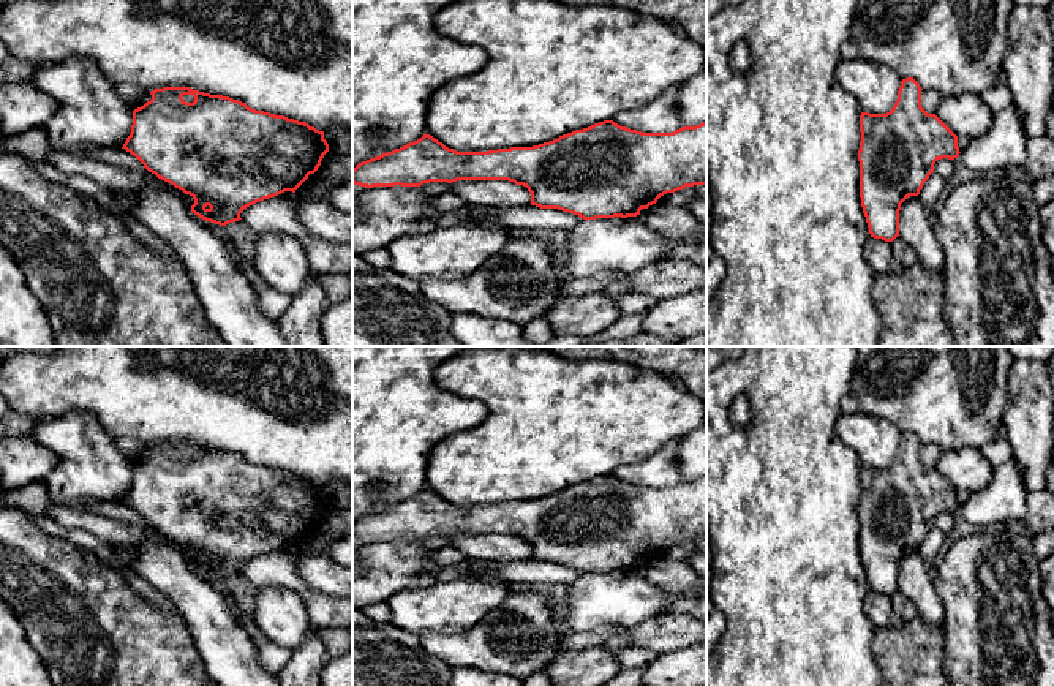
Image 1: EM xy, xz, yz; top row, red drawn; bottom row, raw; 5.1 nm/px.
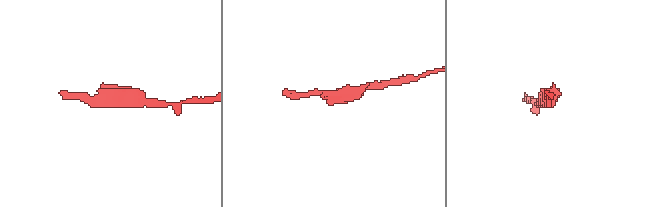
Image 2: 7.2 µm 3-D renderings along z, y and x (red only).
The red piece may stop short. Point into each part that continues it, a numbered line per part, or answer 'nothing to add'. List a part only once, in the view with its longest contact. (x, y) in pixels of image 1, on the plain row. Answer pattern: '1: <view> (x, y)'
nothing to add

